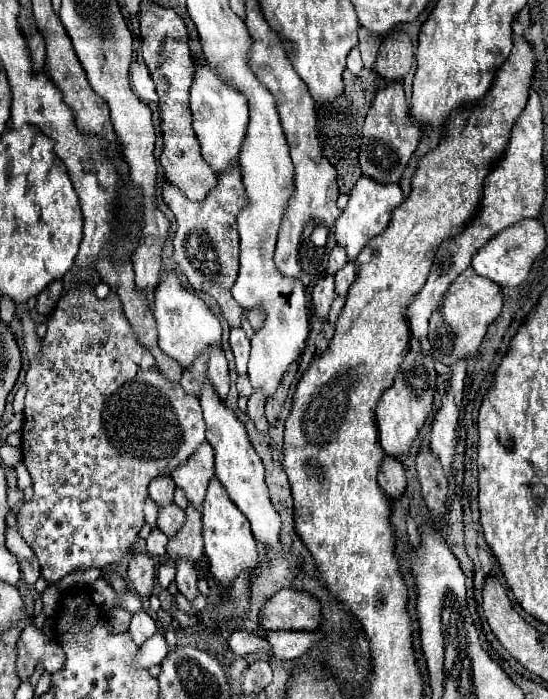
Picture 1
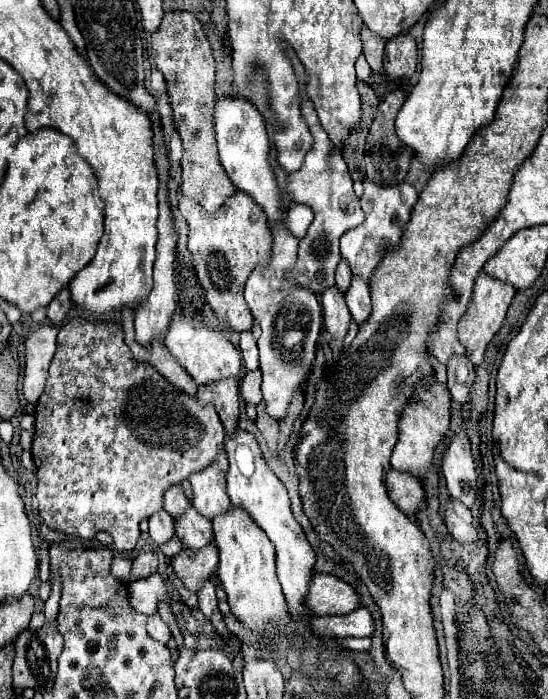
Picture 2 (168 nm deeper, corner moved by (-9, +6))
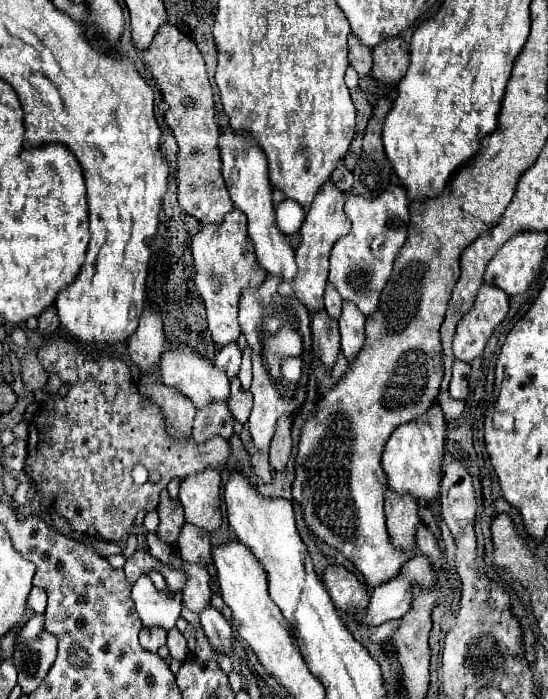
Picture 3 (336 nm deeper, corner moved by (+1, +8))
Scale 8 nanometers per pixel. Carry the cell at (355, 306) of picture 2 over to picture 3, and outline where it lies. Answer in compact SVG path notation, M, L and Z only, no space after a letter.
M344 302L338 324L342 336L342 354L348 362L352 362L364 346L364 338L366 338L364 322L366 322L364 314L360 314L360 310L356 310L352 302Z

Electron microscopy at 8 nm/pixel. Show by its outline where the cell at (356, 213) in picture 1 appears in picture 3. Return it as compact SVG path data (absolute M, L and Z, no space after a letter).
M390 186L382 196L368 200L350 196L344 212L352 222L352 232L340 238L332 248L328 282L338 290L342 300L350 300L366 316L378 310L378 300L393 271L394 258L408 236L408 196L402 186Z

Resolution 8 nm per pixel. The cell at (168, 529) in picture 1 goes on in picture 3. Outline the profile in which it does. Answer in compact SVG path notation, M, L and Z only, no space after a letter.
M186 524L180 532L180 538L178 538L178 552L184 562L210 564L212 562L210 534L202 528Z

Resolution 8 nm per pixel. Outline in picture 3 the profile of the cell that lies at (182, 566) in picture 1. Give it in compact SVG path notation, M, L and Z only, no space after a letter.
M206 606L200 612L200 620L202 620L202 628L204 634L208 638L208 642L222 652L230 652L234 648L236 636L234 636L234 628L232 624L212 606Z

